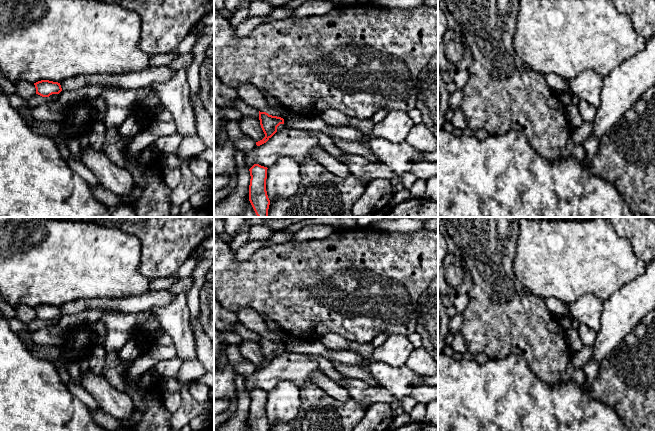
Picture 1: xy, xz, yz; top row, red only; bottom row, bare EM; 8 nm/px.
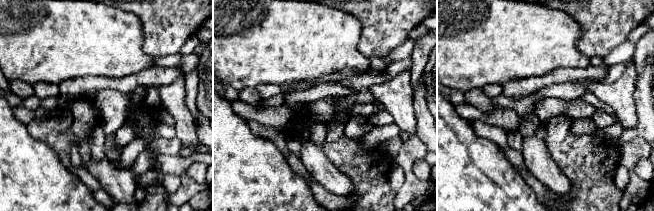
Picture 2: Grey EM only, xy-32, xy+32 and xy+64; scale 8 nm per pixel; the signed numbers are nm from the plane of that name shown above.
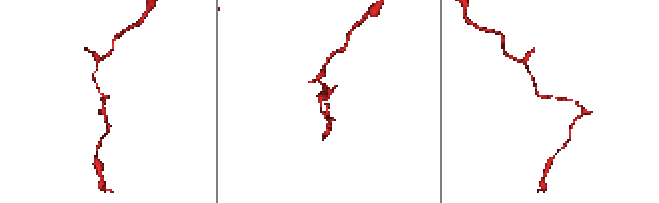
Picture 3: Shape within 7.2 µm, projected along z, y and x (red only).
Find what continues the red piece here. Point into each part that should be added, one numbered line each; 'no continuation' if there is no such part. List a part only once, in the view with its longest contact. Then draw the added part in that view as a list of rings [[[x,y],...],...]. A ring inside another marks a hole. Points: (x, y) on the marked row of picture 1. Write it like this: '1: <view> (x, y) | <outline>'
no continuation

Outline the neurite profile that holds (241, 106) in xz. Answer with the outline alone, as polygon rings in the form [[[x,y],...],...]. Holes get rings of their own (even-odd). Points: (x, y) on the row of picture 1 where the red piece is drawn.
[[[241,99],[234,101],[234,108],[236,108],[238,111],[240,111],[245,116],[259,118],[259,111],[253,107],[250,107],[245,102],[243,102]]]

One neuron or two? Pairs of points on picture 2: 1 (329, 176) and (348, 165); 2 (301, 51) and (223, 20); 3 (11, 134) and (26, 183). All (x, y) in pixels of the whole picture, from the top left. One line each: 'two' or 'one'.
1: two
2: one
3: one

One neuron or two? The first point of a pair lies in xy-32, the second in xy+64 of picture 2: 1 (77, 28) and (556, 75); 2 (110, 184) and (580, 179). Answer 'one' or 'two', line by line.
1: two
2: two

